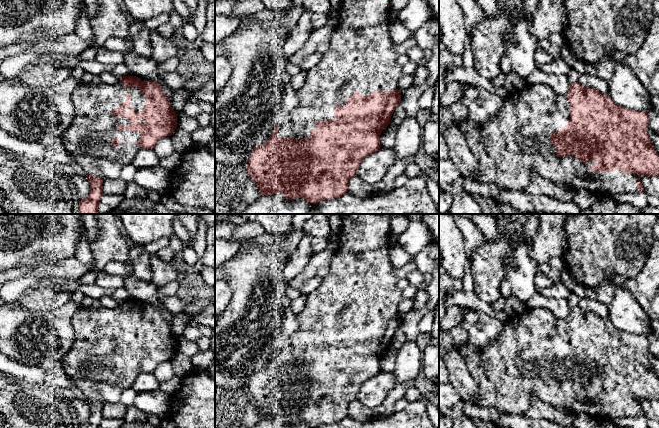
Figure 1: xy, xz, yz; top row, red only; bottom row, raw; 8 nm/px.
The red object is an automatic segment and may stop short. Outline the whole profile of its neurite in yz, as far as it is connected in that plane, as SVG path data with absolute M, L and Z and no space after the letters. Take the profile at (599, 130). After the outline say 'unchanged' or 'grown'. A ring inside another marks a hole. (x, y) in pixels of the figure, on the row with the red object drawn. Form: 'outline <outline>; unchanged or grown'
outline M578 82L570 84L566 95L555 93L546 84L526 84L522 90L510 93L503 102L501 112L480 126L480 139L487 154L496 163L495 183L507 190L524 191L532 178L533 169L537 169L542 178L575 192L587 190L602 196L644 191L640 177L659 175L659 154L647 133L646 111L620 107L609 95Z; grown

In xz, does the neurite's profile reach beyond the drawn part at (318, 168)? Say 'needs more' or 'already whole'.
needs more

